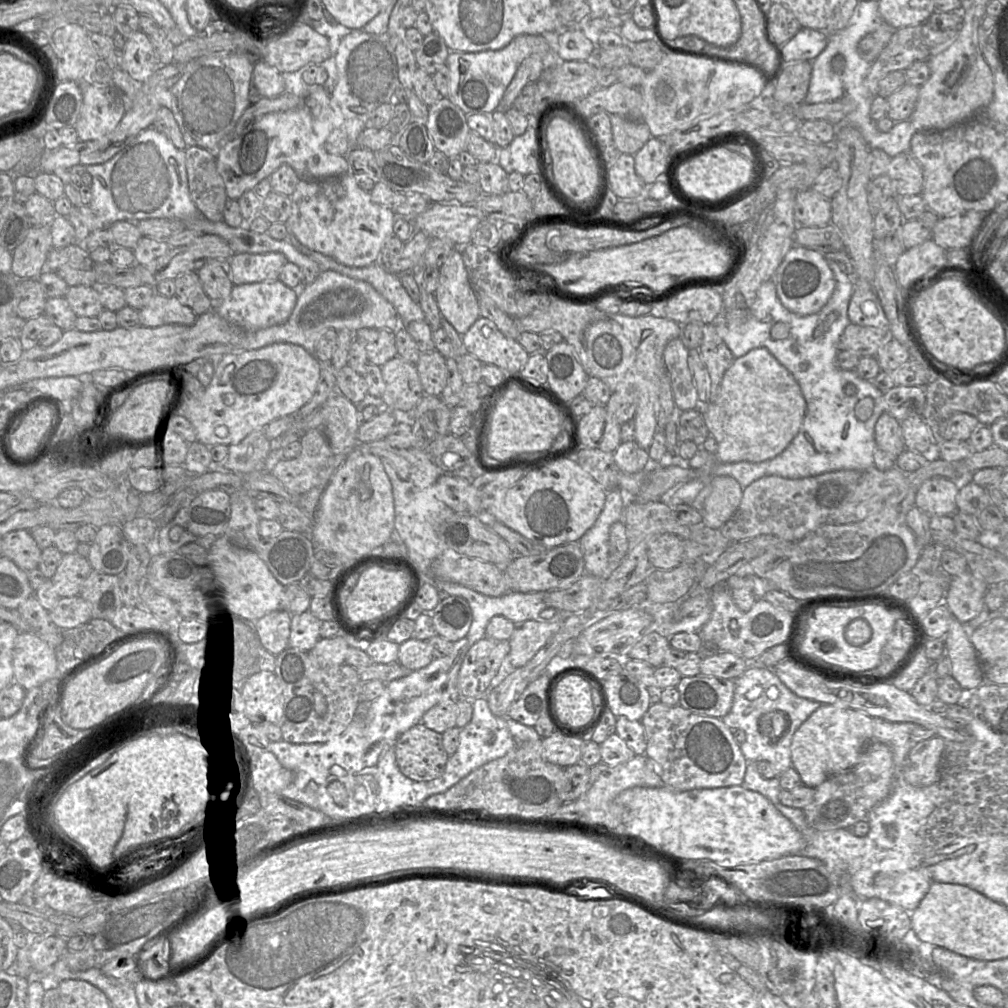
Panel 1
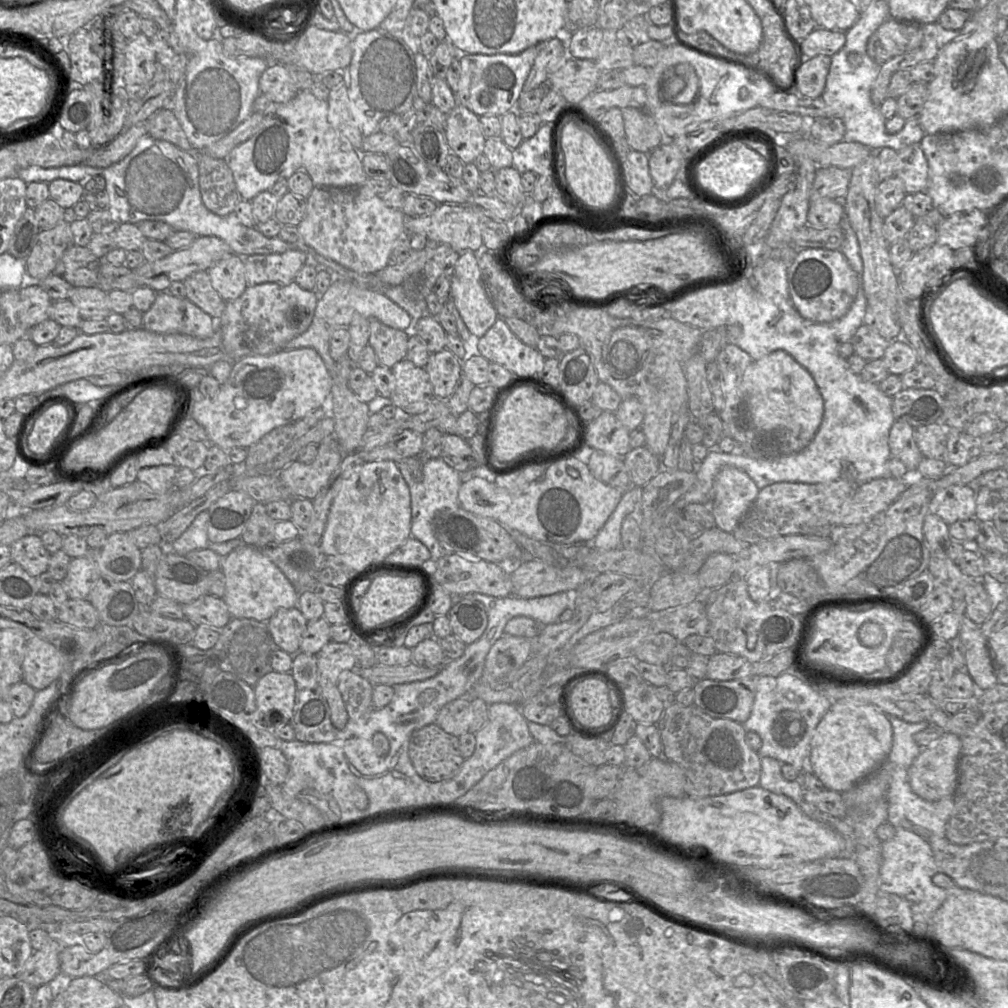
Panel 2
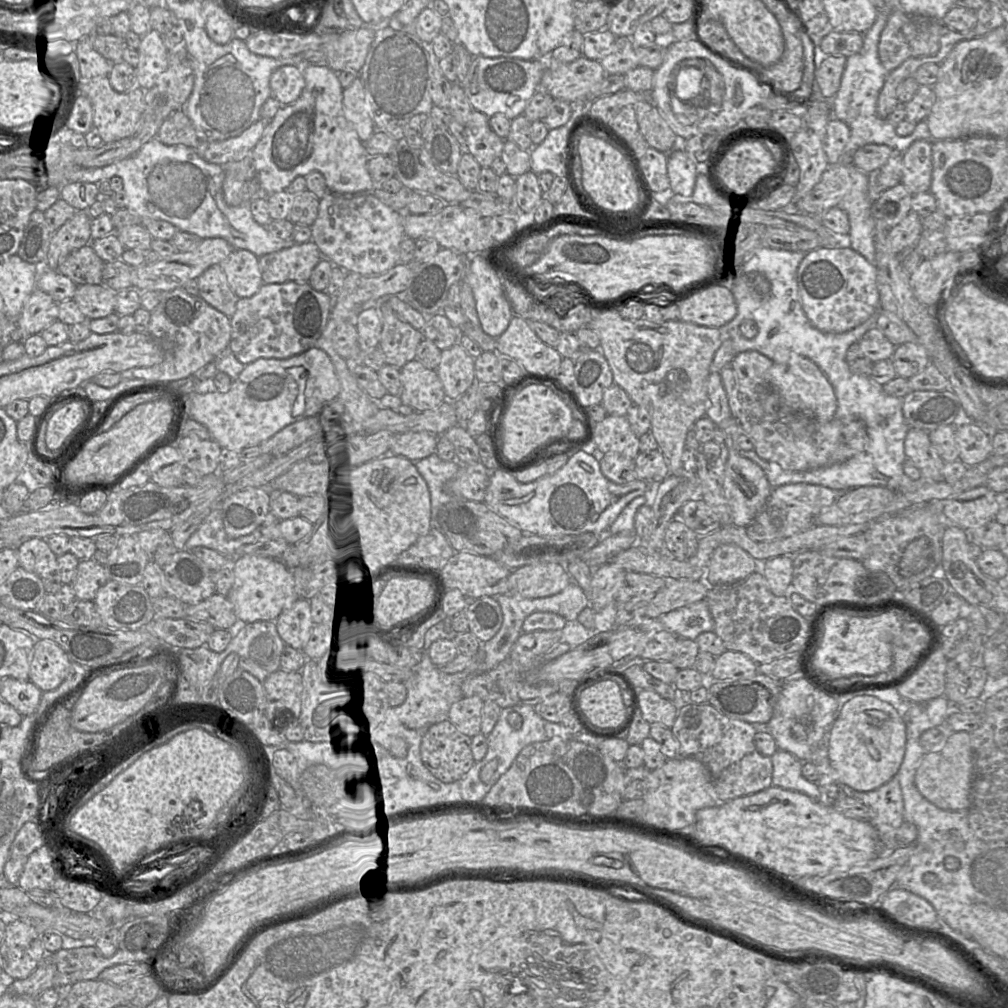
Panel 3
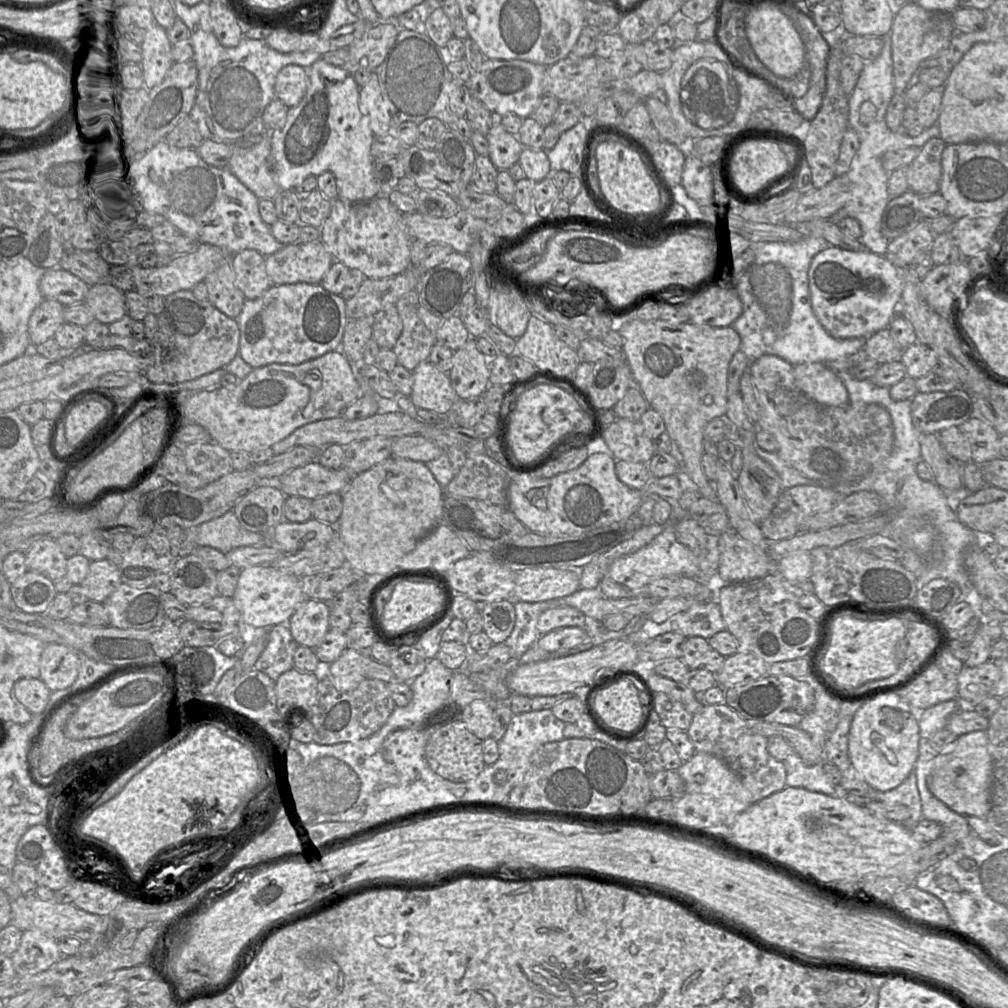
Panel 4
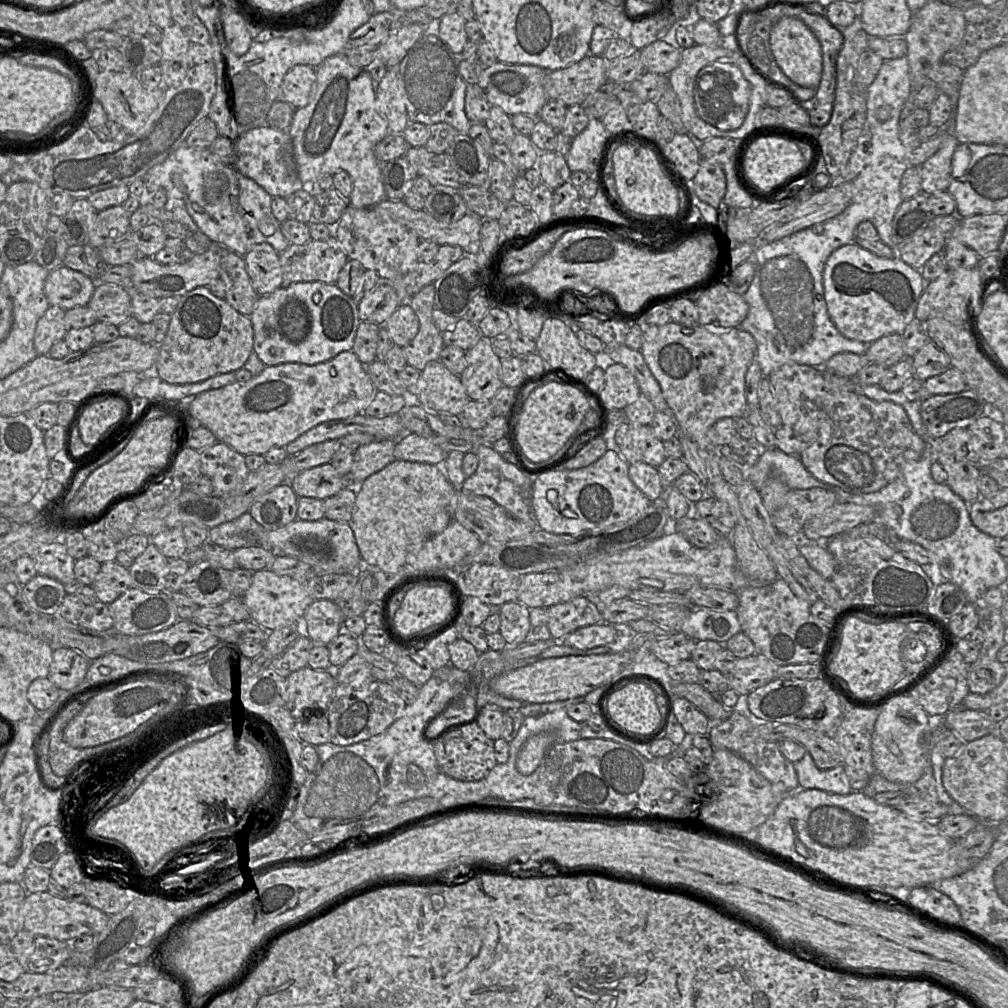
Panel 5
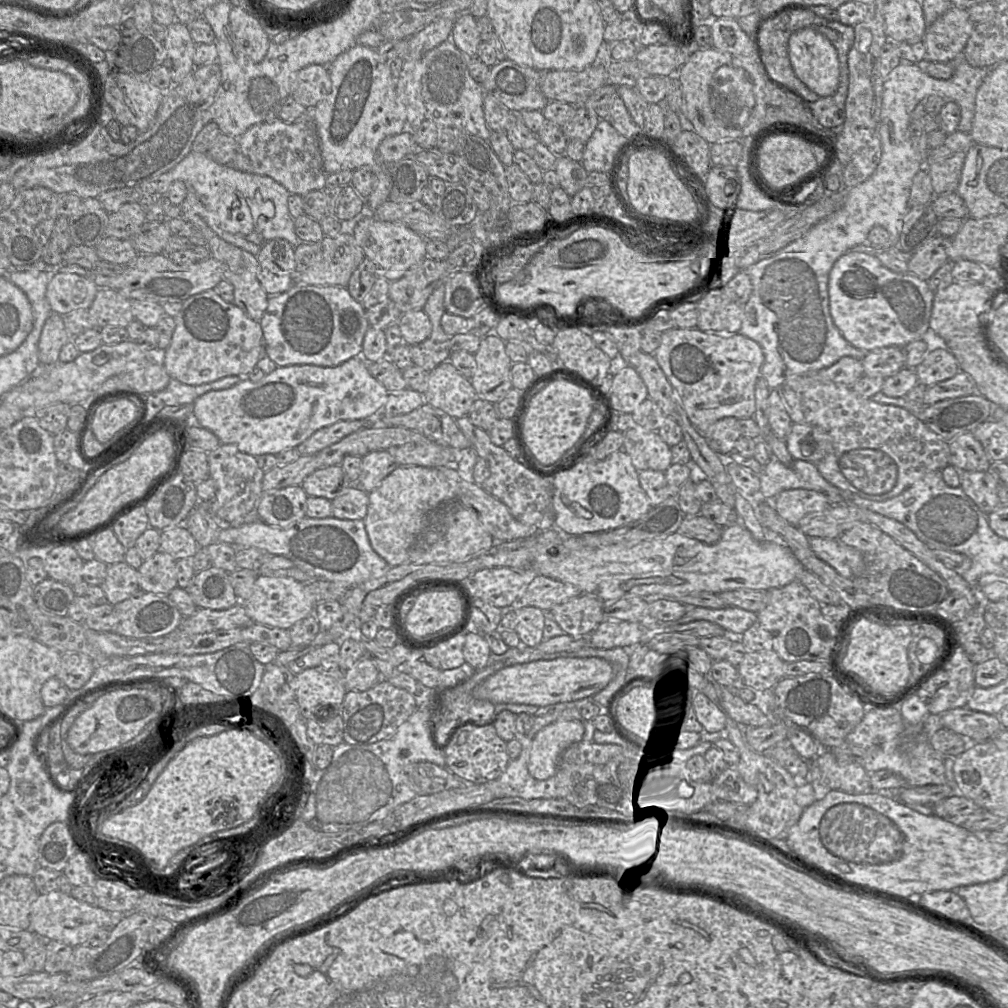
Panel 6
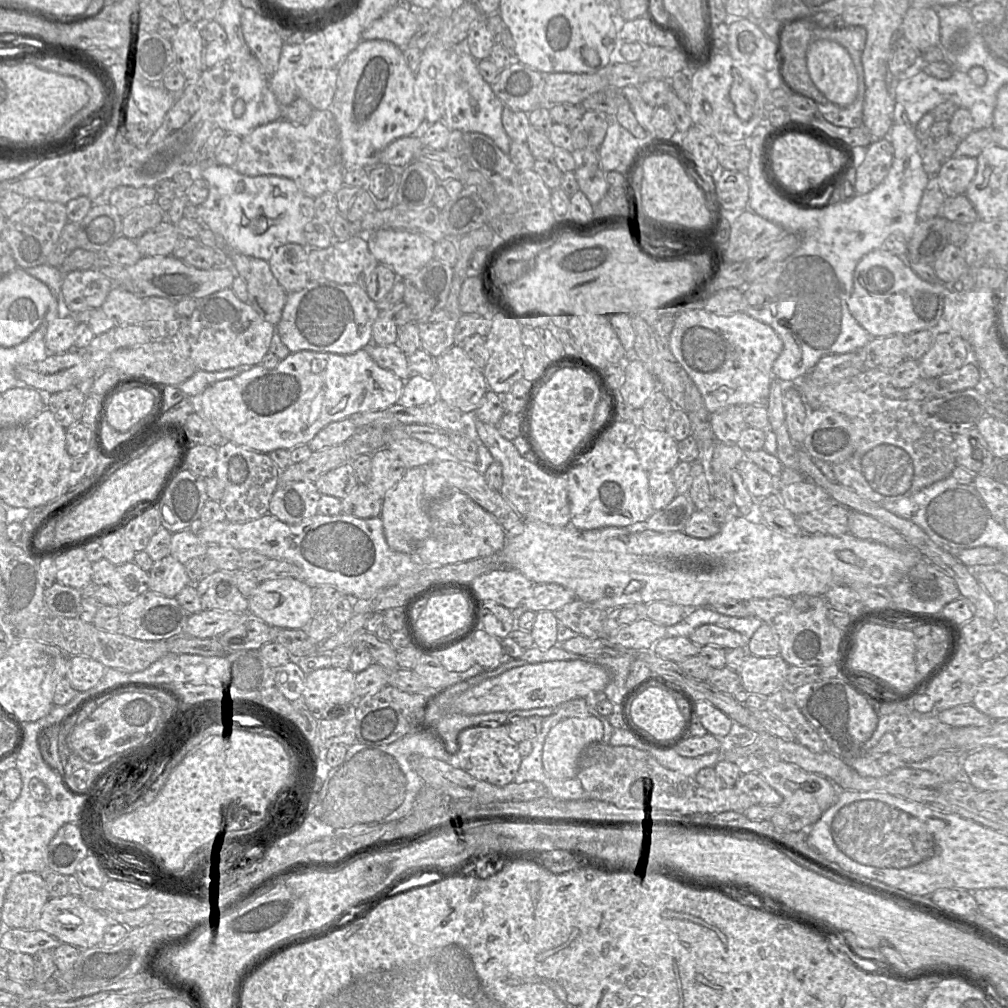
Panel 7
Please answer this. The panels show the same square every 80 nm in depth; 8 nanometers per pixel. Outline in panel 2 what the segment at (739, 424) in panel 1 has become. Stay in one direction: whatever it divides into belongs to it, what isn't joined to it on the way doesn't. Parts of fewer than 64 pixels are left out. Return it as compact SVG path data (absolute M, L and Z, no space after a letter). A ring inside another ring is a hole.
M783 350L753 361L744 372L740 389L745 407L742 420L755 434L760 448L772 444L780 454L799 452L813 439L821 425L824 401L813 377Z

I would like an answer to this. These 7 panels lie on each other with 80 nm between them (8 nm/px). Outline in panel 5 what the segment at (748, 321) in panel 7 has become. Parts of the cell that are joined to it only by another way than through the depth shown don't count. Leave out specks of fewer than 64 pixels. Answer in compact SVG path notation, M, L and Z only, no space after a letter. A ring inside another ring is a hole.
M669 322L661 326L645 326L644 340L639 351L660 385L669 413L679 433L687 434L701 449L710 449L707 438L709 428L723 418L740 418L747 412L746 374L754 361L756 342L753 336L740 328L714 325L684 326Z

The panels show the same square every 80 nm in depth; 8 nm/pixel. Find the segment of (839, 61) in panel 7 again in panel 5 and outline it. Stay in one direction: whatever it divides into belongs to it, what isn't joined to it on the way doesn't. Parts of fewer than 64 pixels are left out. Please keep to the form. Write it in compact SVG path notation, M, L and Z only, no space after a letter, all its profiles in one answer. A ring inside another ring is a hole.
M783 18L771 28L768 45L781 71L799 86L816 89L822 76L822 50L814 33L800 20Z

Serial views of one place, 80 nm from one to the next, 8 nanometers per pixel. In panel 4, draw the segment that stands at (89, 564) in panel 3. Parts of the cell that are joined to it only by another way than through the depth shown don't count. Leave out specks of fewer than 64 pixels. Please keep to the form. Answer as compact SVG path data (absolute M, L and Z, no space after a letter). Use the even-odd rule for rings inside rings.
M108 559L91 561L84 581L79 584L86 590L89 601L103 603L121 584L118 566Z

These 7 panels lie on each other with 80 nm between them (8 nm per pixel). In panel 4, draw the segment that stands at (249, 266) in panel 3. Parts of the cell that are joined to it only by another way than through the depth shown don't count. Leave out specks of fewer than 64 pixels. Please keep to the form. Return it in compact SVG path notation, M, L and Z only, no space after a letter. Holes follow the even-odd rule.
M243 250L230 257L236 285L246 299L258 298L273 286L266 272L265 258L255 250Z

